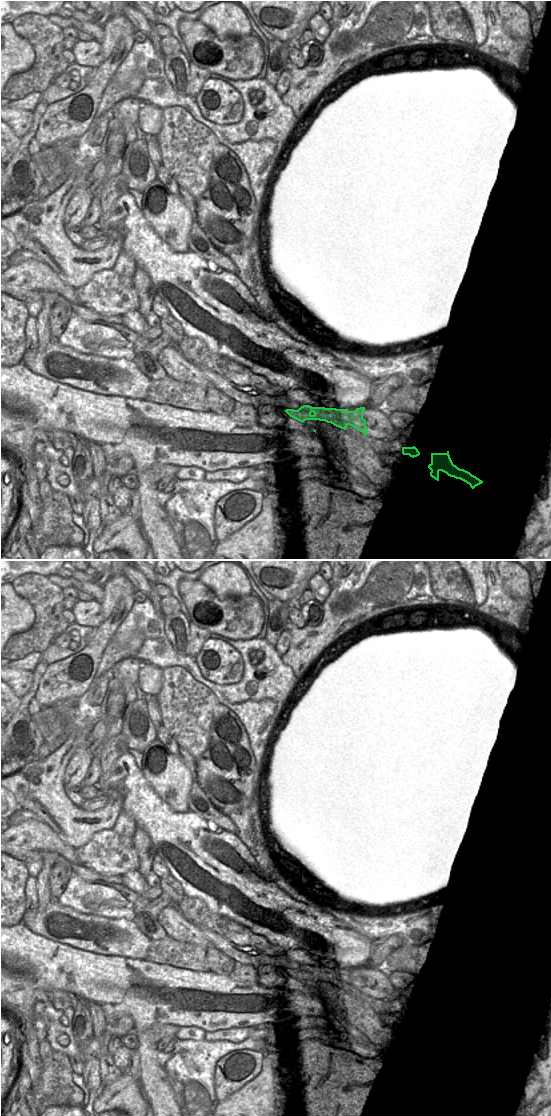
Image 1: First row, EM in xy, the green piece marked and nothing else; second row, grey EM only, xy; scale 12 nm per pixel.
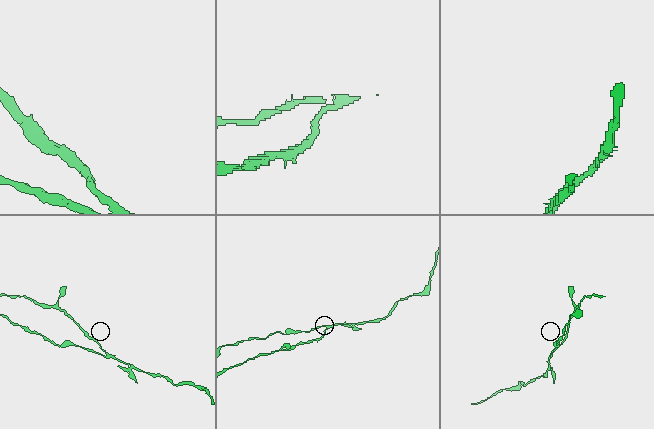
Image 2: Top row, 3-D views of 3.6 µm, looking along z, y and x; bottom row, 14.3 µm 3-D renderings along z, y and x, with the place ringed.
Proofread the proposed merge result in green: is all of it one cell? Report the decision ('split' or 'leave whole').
split

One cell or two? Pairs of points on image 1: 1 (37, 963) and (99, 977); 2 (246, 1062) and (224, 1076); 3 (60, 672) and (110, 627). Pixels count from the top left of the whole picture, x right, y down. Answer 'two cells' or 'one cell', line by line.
1: one cell
2: one cell
3: one cell

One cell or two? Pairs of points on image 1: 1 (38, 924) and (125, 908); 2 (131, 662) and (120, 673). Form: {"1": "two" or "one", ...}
{"1": "two", "2": "one"}

